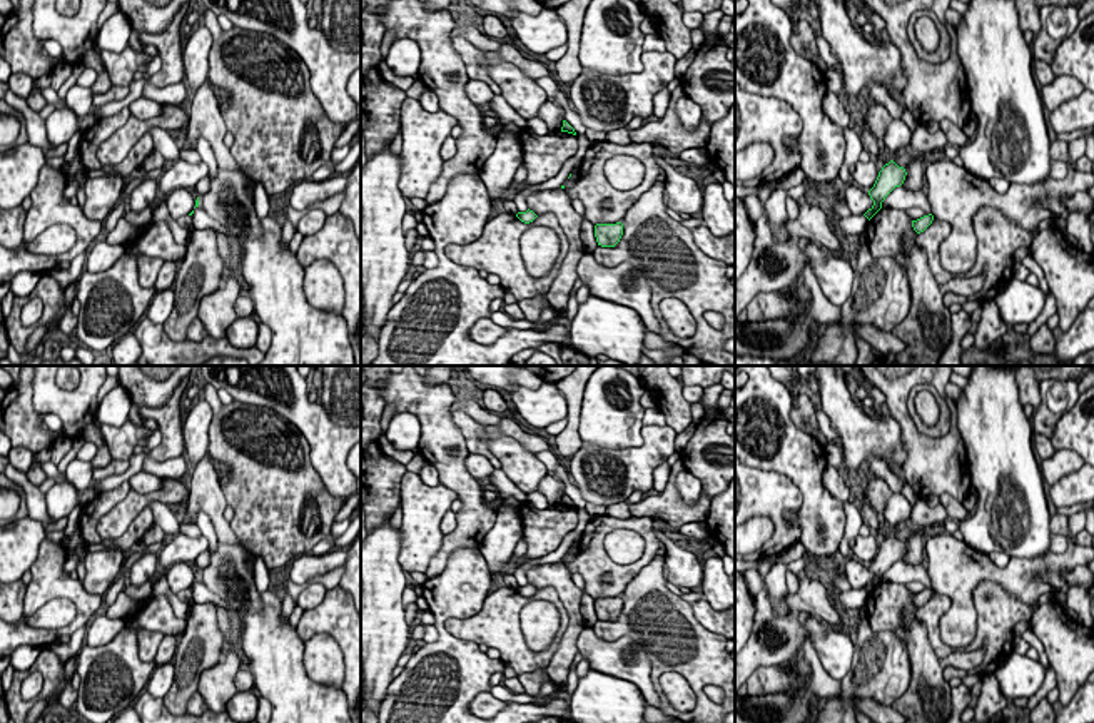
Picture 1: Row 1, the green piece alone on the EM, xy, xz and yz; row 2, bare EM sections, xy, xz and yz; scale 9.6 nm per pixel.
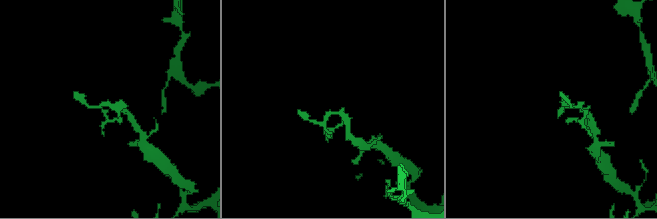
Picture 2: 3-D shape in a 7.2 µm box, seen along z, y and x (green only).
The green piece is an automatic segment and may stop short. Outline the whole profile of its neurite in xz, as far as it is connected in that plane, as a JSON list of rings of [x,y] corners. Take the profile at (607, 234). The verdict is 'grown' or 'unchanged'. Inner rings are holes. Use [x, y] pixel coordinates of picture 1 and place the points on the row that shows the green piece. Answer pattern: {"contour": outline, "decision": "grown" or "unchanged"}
{"contour": [[[596,224],[595,225],[595,237],[598,245],[601,247],[615,247],[623,235],[623,224]]], "decision": "unchanged"}

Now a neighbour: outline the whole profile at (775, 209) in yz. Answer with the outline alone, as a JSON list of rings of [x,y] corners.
[[[778,189],[778,190],[773,190],[770,200],[765,204],[765,215],[767,215],[772,235],[775,237],[777,242],[795,239],[783,227],[790,219],[787,214],[785,199],[787,195],[783,194],[782,189]]]

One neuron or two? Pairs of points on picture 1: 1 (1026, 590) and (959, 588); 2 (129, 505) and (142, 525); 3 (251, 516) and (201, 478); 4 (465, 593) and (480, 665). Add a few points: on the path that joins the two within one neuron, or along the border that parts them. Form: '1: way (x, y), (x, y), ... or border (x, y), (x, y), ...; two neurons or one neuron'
1: way (1009, 578), (976, 575); one neuron
2: border (147, 505), (117, 538), (104, 538); two neurons
3: border (219, 485), (227, 505); two neurons
4: way (445, 613), (441, 616), (441, 631), (460, 652); one neuron

